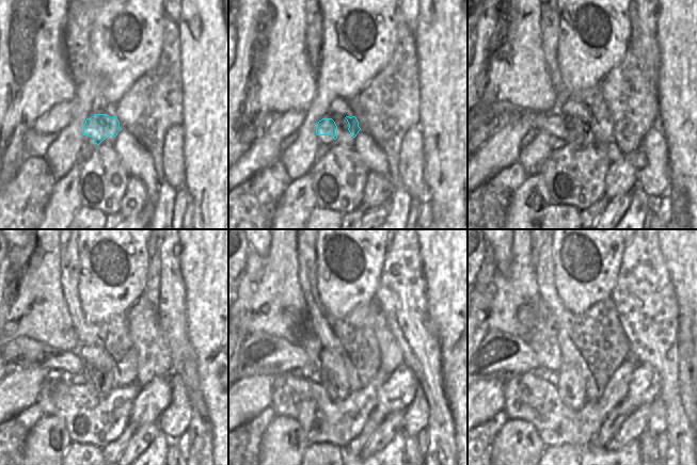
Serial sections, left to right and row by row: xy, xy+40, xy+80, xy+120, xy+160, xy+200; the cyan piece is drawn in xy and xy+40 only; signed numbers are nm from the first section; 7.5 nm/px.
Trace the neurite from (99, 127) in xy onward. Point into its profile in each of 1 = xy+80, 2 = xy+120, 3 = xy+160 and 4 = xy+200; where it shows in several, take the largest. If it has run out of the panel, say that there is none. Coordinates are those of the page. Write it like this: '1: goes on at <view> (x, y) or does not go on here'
1: goes on at xy+80 (552, 122)
2: goes on at xy+120 (17, 352)
3: goes on at xy+160 (260, 353)
4: goes on at xy+200 (500, 355)

